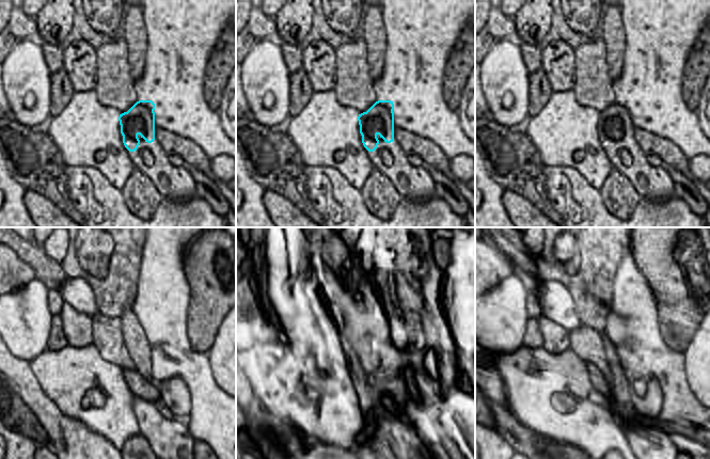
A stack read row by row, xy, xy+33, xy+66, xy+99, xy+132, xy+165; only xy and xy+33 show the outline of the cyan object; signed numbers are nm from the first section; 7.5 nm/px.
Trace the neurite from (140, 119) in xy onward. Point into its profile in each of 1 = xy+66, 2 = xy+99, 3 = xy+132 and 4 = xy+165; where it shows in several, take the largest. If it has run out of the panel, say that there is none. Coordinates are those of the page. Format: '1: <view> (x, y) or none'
1: xy+66 (618, 119)
2: xy+99 (132, 361)
3: xy+132 (372, 359)
4: xy+165 (622, 393)

